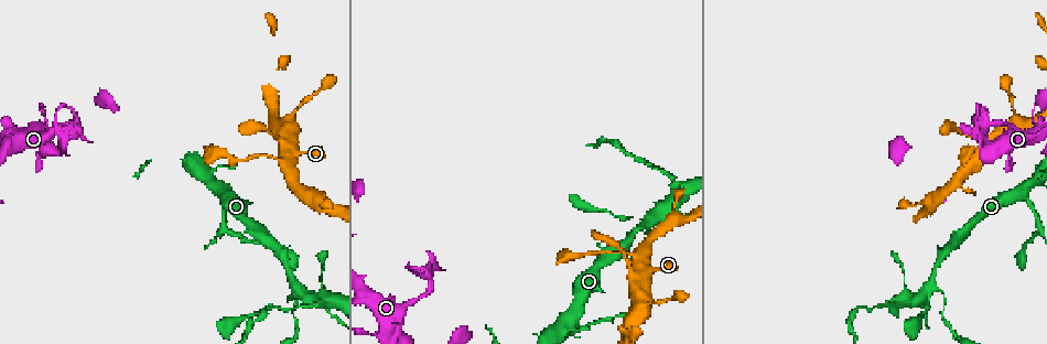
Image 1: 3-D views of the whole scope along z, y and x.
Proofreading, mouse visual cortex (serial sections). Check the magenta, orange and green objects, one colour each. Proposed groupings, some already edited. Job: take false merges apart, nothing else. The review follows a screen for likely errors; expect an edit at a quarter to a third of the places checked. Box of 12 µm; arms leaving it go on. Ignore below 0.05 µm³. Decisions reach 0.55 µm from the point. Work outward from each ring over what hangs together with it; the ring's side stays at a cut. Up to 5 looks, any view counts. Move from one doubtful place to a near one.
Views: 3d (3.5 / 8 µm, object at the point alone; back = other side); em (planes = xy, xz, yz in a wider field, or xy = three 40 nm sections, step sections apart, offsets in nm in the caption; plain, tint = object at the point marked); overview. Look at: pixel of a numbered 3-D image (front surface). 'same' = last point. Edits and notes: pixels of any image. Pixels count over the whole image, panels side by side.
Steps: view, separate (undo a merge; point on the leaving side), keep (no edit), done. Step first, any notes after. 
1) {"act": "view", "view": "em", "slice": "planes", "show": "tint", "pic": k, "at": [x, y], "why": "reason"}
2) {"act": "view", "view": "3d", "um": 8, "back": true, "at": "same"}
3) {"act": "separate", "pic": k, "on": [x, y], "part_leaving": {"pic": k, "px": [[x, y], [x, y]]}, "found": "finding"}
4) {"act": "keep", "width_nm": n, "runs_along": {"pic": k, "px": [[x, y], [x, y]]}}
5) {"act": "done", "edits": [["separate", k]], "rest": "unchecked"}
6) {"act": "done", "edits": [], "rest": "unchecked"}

{"act": "view", "view": "3d", "um": 8, "pic": 1, "at": [316, 303], "why": "calibre changes"}

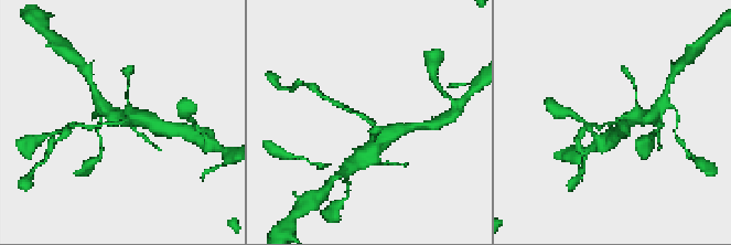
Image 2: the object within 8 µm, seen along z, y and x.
{"act": "view", "view": "em", "slice": "xy", "step": 3, "show": "tint", "pic": 2, "at": [614, 123], "arm_widths_nm": [150, 400]}

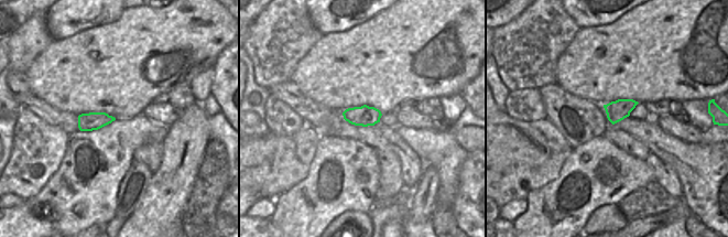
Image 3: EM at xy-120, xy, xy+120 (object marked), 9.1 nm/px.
{"act": "keep", "runs_along": {"pic": 2, "px": [[375, 146], [374, 125], [339, 105]]}, "found": "all the same cell"}

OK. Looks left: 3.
{"act": "view", "view": "3d", "um": 3.5, "pic": 1, "at": [968, 164], "why": "thin arm on a thick one"}

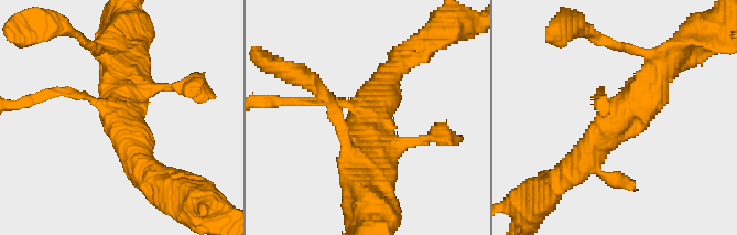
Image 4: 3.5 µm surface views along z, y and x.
{"act": "view", "view": "em", "slice": "xy", "step": 3, "show": "tint", "pic": 4, "at": [121, 118]}

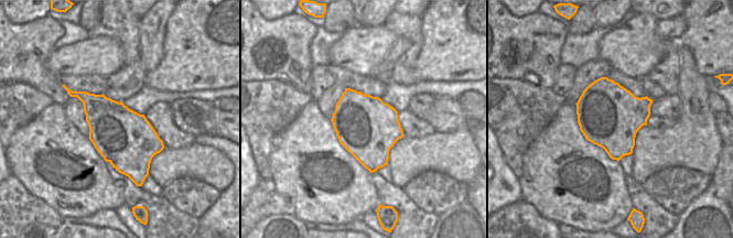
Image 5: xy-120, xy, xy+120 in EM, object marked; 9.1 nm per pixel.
{"act": "view", "view": "em", "slice": "xy", "step": 2, "show": "tint", "at": "same", "why": "cut it another way"}

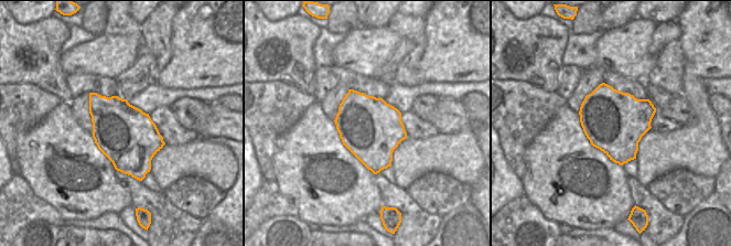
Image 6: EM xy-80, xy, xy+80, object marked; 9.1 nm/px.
{"act": "keep", "width_nm": 550, "runs_along": {"pic": 4, "px": [[642, 88], [570, 170]]}, "found": "one cell here"}

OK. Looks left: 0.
{"act": "done", "edits": [], "rest": "unchecked"}

